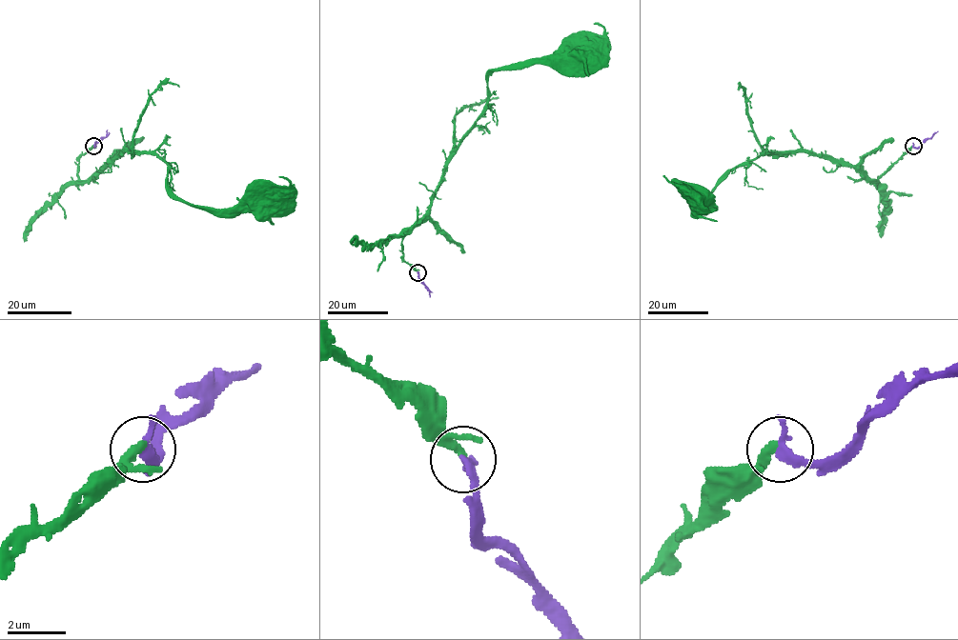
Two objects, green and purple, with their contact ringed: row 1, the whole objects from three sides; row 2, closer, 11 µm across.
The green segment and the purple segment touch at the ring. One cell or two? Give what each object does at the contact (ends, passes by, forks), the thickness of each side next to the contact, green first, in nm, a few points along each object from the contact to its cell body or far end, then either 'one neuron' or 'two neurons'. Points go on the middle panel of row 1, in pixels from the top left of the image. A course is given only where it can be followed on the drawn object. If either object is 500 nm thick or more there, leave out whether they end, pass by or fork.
green passes by; purple ends there; 200 nm thick on the green side, 340 nm on the other; green runs (417, 271), (403, 260), (402, 240), (427, 210), (448, 157), (483, 109), (487, 77), (509, 65), (581, 55); purple runs (417, 271), (430, 297); one neuron

